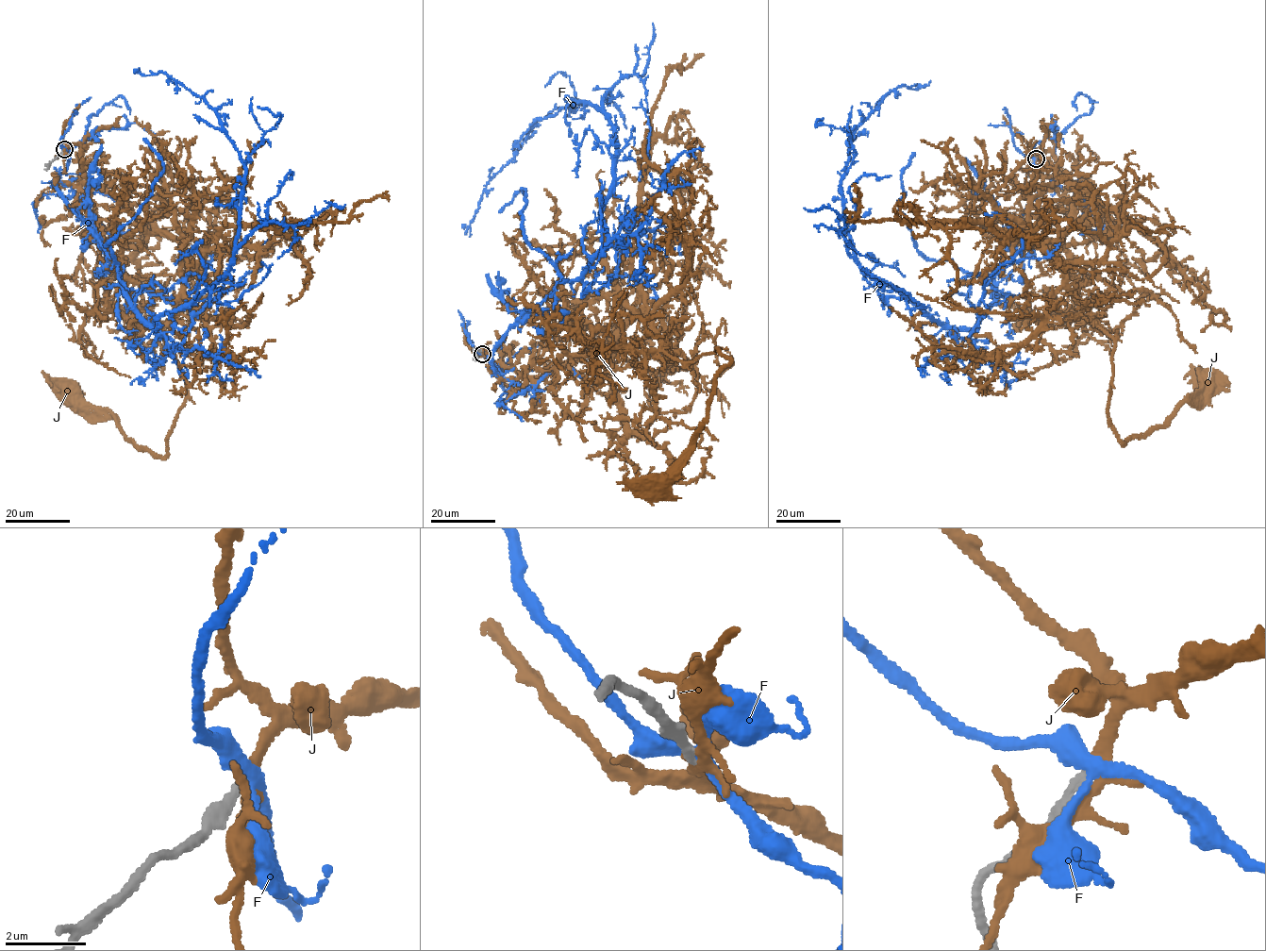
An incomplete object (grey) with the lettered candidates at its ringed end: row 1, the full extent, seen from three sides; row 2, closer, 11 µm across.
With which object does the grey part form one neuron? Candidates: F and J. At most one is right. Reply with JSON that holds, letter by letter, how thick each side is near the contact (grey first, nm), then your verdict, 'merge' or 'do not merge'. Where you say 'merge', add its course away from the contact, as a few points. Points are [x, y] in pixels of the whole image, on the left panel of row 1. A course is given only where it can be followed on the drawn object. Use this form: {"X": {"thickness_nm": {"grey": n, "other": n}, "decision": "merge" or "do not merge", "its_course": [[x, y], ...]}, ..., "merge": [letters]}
{"F": {"thickness_nm": {"grey": 220, "other": 280}, "decision": "do not merge"}, "J": {"thickness_nm": {"grey": 220, "other": 180}, "decision": "merge", "its_course": [[64, 149], [79, 144], [91, 183], [181, 243], [191, 273], [162, 334], [187, 386], [163, 457], [72, 394]]}, "merge": ["J"]}

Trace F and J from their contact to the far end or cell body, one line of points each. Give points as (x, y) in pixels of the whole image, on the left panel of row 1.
F: (64, 150), (56, 188), (115, 260), (134, 312), (157, 322), (227, 275), (240, 152), (201, 98), (138, 68)
J: (64, 149), (79, 144), (91, 183), (181, 243), (191, 273), (162, 334), (187, 386), (163, 457), (72, 394)

